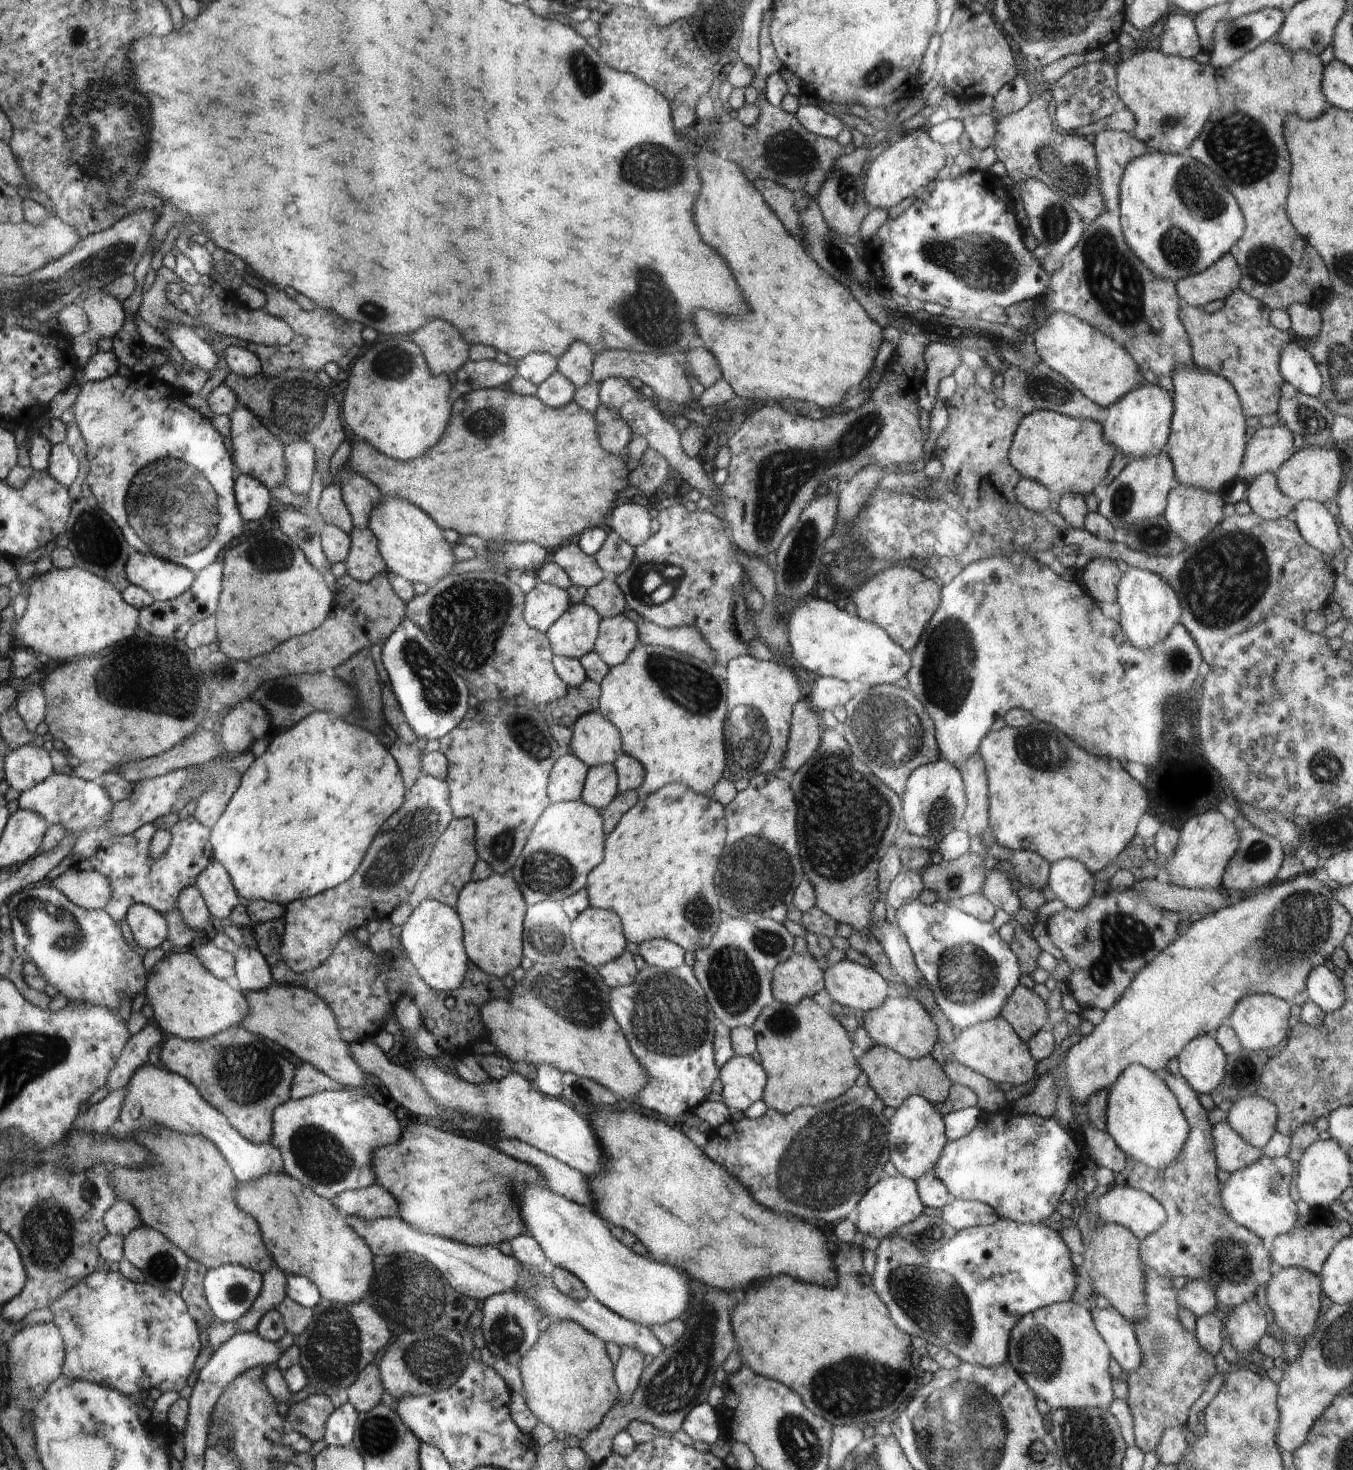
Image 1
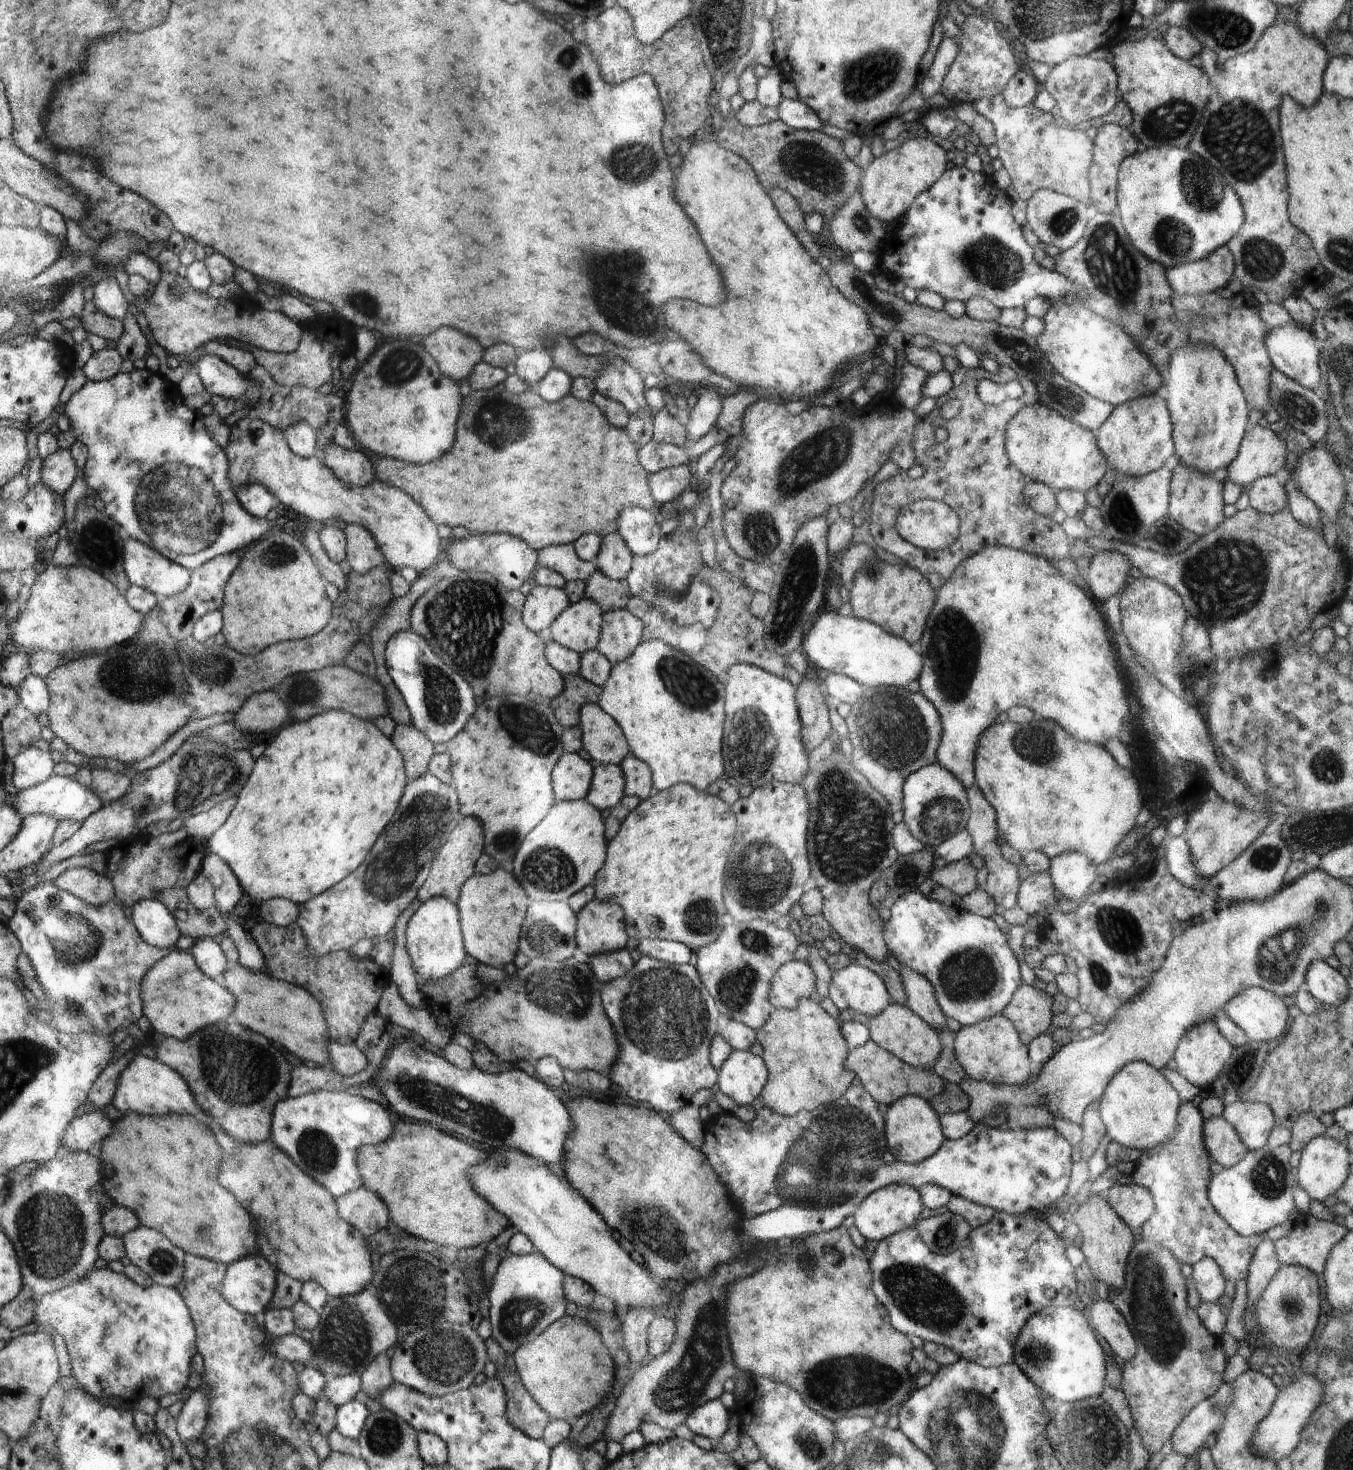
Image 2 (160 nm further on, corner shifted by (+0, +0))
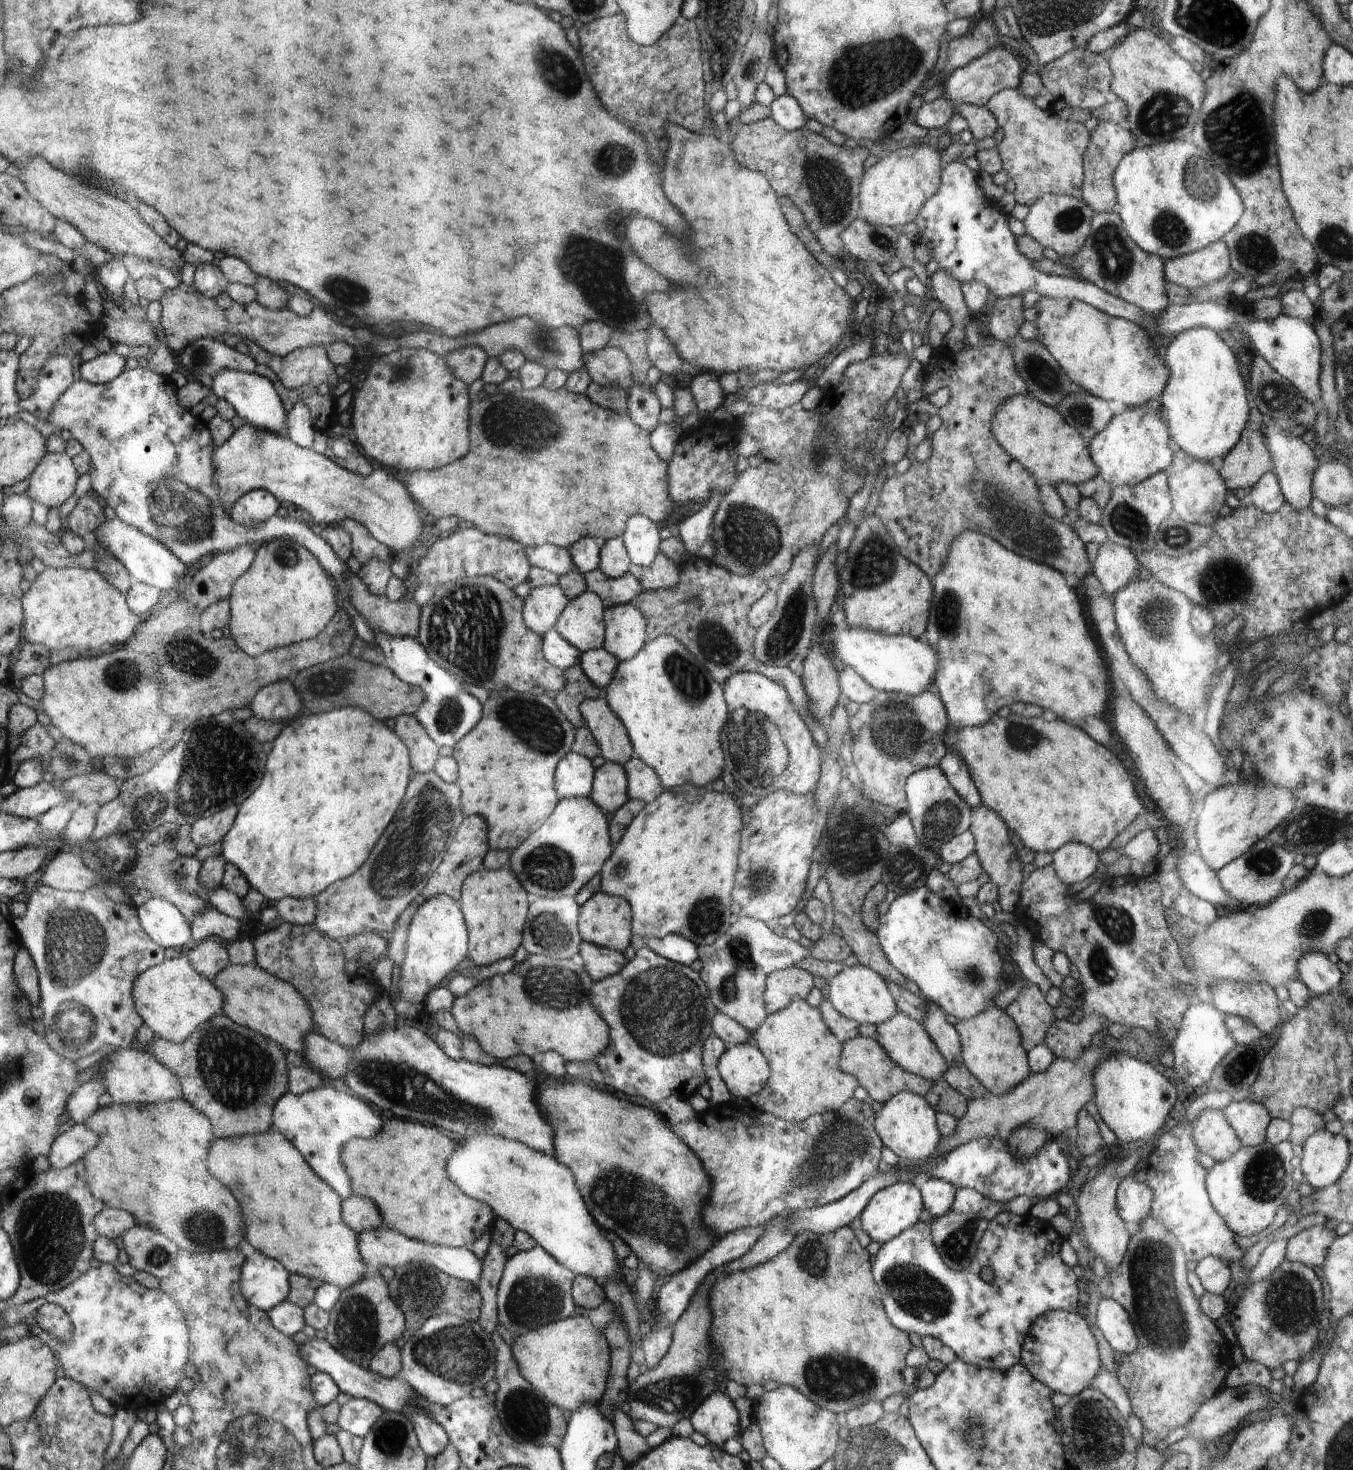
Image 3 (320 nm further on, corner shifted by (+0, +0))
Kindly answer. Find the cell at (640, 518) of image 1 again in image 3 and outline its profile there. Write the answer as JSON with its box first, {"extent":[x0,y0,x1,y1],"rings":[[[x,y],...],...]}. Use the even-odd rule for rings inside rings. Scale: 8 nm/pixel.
{"extent":[621,514,660,566],"rings":[[[635,514],[627,520],[626,530],[621,536],[627,547],[631,562],[650,566],[660,552],[660,526],[644,515]]]}

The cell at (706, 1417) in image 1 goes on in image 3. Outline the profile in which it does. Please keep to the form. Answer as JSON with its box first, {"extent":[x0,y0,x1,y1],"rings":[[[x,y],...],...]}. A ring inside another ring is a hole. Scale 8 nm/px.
{"extent":[690,1392,740,1447],"rings":[[[715,1392],[700,1404],[690,1415],[694,1431],[708,1438],[708,1442],[721,1447],[727,1440],[740,1436],[740,1415],[732,1400],[726,1394]]]}

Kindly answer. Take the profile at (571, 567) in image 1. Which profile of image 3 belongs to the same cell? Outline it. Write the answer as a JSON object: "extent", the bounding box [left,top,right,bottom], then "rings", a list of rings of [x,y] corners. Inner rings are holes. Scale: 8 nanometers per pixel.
{"extent":[526,546,574,576],"rings":[[[538,546],[538,548],[526,548],[526,556],[532,567],[548,569],[556,573],[556,576],[566,574],[570,569],[574,569],[570,553],[565,548],[556,546]]]}

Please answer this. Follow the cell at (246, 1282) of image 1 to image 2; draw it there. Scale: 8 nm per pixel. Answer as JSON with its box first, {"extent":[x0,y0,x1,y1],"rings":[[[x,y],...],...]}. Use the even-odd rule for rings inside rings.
{"extent":[223,1254,278,1315],"rings":[[[258,1254],[227,1265],[223,1295],[244,1314],[263,1315],[270,1307],[276,1288],[278,1271]]]}

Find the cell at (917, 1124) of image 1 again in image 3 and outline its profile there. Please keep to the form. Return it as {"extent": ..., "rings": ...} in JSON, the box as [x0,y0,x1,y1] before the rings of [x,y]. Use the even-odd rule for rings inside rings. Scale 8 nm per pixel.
{"extent":[875,1091,941,1162],"rings":[[[900,1091],[880,1106],[880,1111],[876,1113],[875,1128],[879,1136],[883,1137],[886,1148],[890,1148],[905,1162],[924,1162],[935,1154],[940,1146],[938,1140],[941,1132],[936,1128],[936,1109],[926,1097],[913,1092]]]}

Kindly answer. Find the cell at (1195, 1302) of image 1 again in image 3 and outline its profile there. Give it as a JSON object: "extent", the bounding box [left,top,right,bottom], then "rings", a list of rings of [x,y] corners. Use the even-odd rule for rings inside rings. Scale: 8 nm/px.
{"extent":[1195,1255,1234,1295],"rings":[[[1214,1255],[1201,1258],[1195,1271],[1208,1292],[1222,1295],[1234,1284],[1229,1265]]]}

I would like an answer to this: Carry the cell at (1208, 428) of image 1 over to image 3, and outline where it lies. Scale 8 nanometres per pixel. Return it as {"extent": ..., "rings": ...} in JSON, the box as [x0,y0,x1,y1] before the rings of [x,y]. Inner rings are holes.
{"extent":[1162,327,1249,463],"rings":[[[1200,327],[1172,338],[1163,348],[1163,359],[1170,376],[1162,394],[1169,435],[1186,454],[1218,463],[1249,425],[1248,390],[1238,372],[1237,355],[1215,330]]]}

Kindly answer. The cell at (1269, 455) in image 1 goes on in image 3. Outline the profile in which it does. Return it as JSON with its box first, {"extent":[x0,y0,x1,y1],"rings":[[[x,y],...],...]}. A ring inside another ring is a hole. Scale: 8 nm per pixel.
{"extent":[1217,425,1274,491],"rings":[[[1251,425],[1244,427],[1236,446],[1217,464],[1230,491],[1237,488],[1249,491],[1274,466],[1264,429]]]}

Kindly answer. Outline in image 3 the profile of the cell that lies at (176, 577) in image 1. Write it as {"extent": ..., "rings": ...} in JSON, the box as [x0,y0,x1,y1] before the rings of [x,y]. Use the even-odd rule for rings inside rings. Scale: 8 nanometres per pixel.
{"extent":[95,517,188,590],"rings":[[[118,517],[112,520],[106,519],[95,530],[95,536],[97,544],[107,549],[126,567],[133,582],[146,583],[160,590],[170,590],[177,587],[178,580],[187,574],[188,566],[167,545],[139,528],[126,524]]]}

